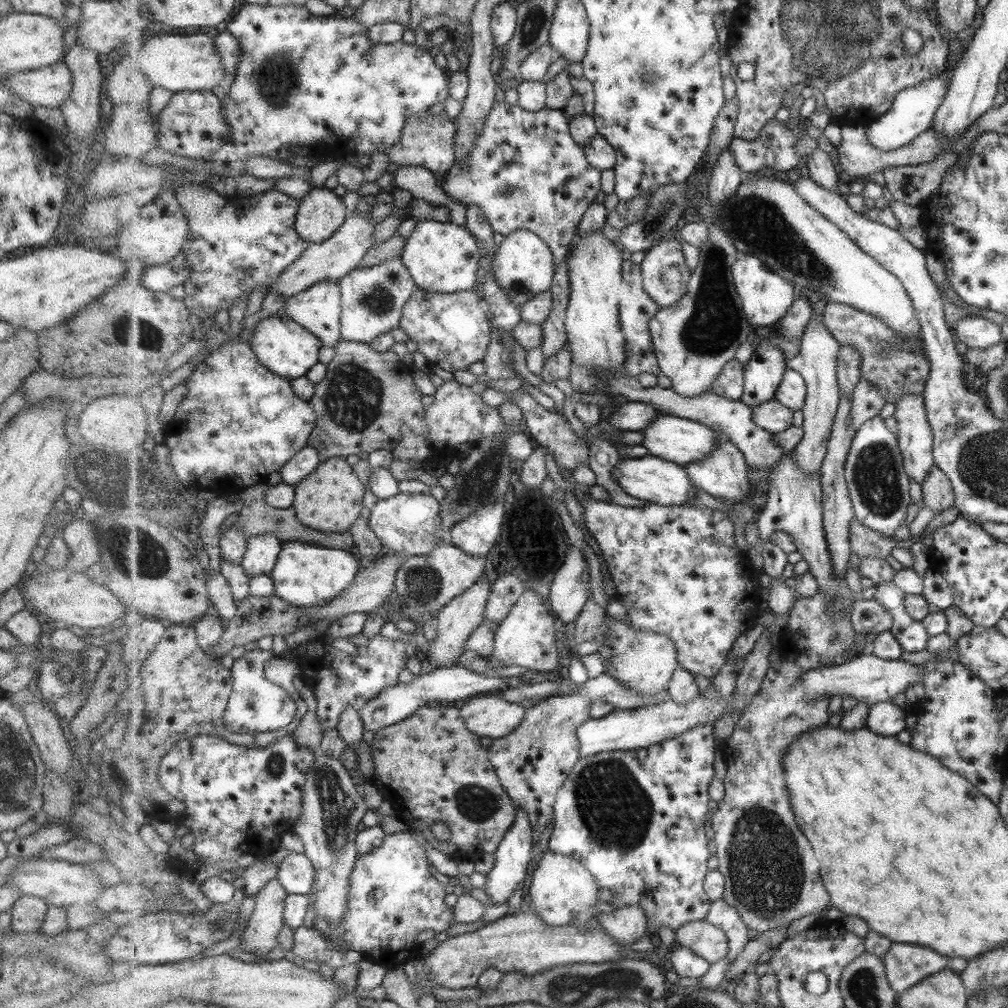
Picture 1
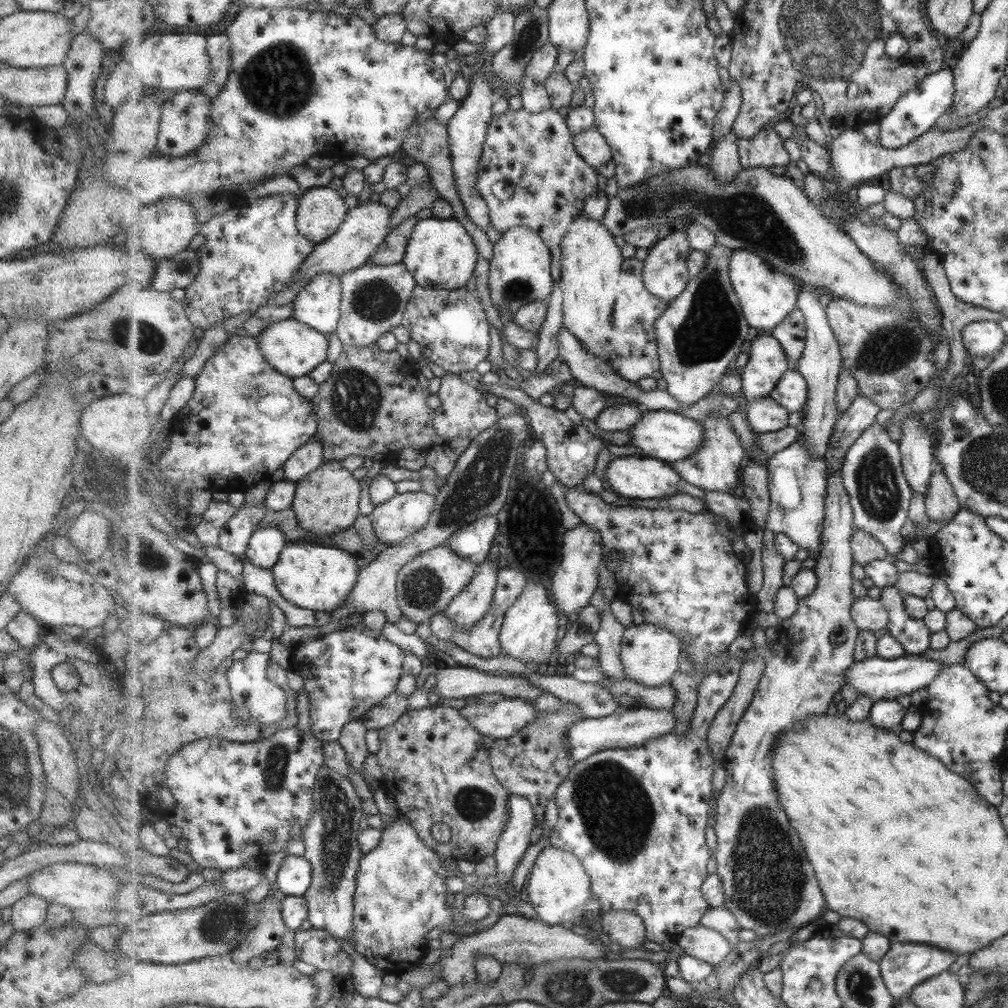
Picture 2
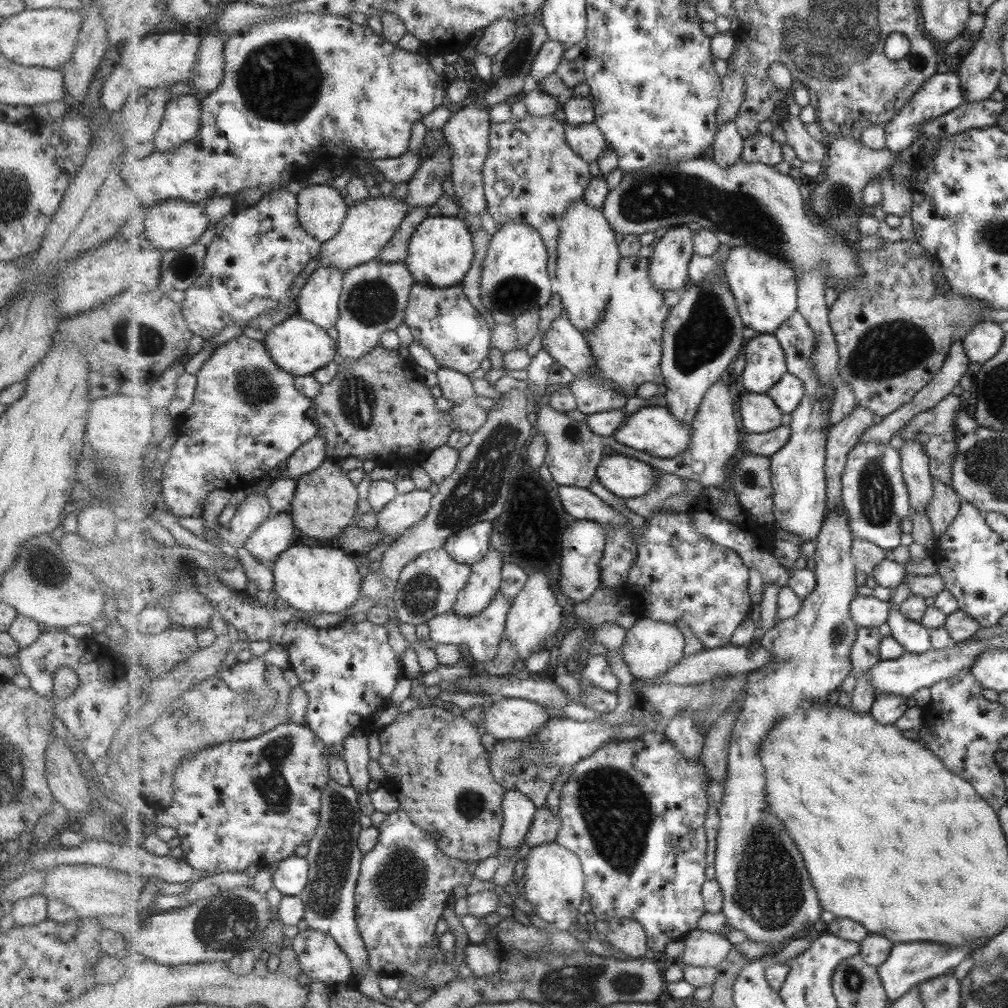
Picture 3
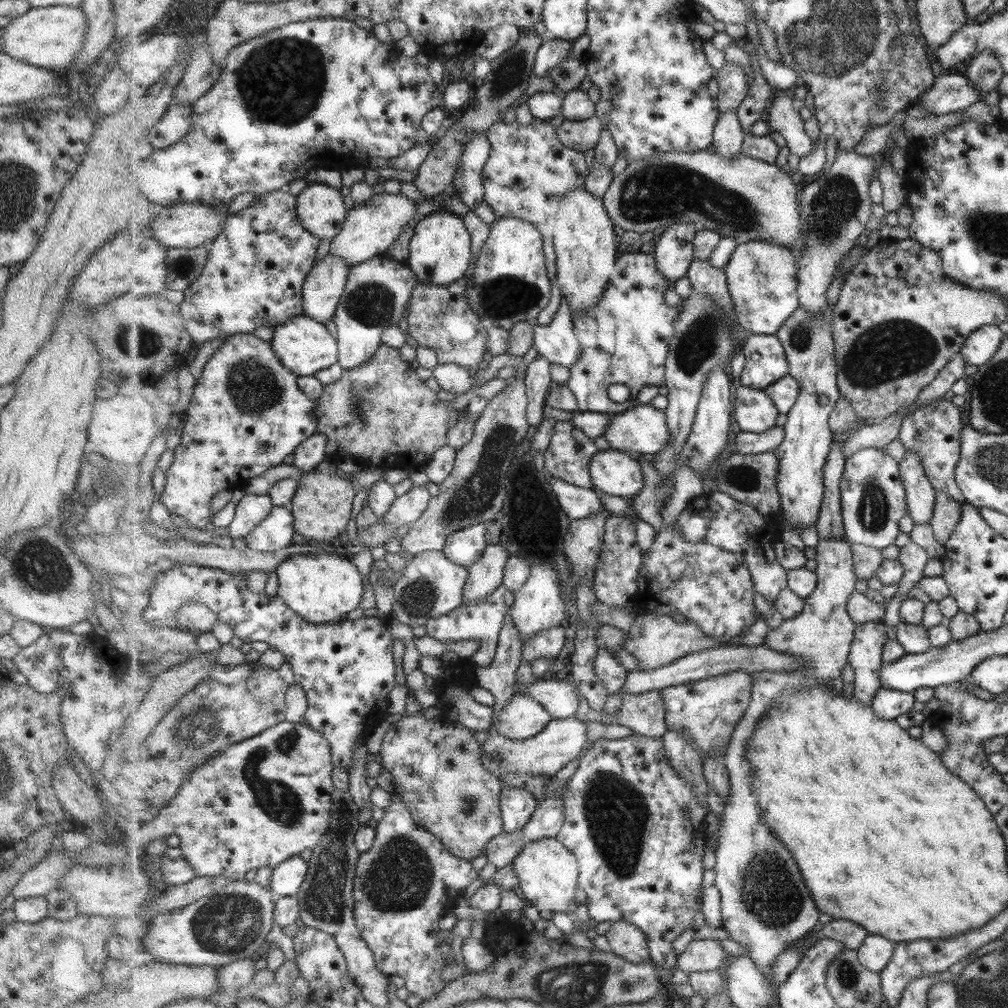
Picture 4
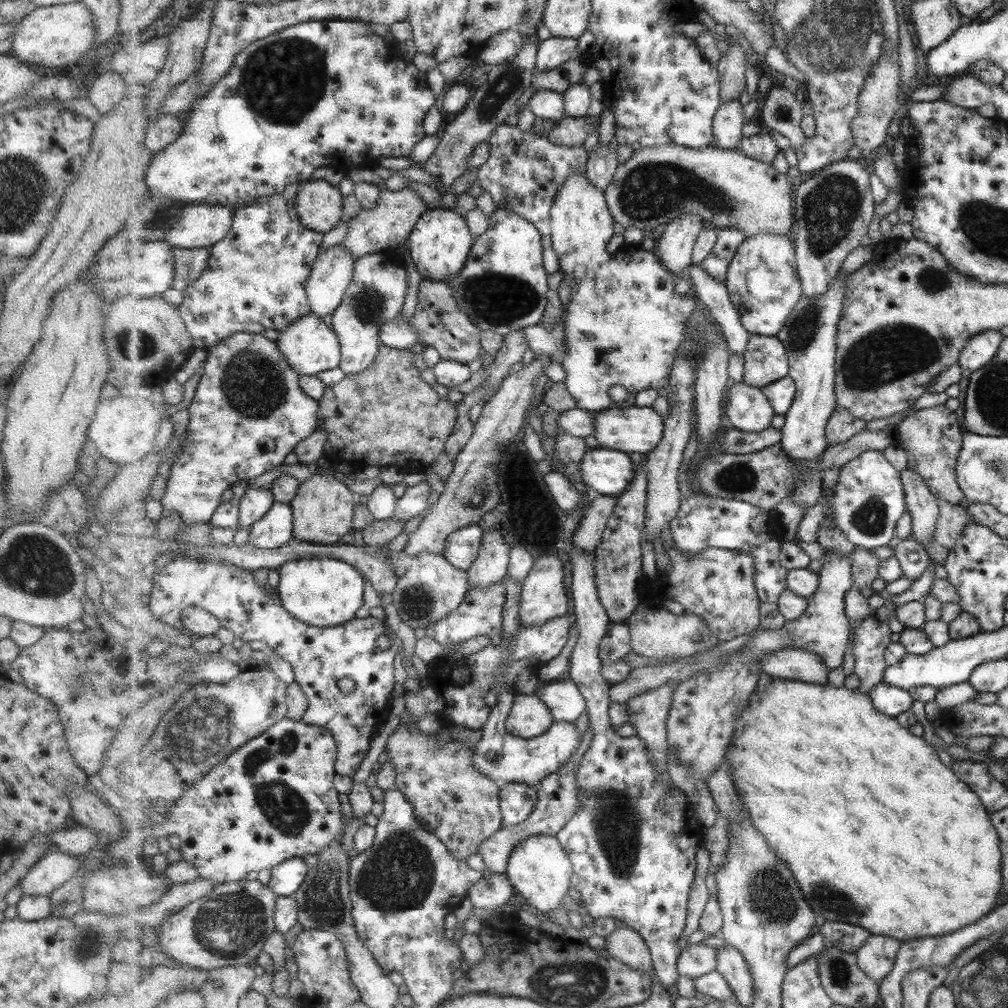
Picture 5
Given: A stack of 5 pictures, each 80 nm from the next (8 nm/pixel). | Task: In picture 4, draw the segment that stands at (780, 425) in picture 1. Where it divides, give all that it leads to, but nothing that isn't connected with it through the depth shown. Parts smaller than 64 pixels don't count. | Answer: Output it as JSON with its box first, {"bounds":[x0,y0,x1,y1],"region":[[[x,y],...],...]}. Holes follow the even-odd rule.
{"bounds":[733,385,780,434],"region":[[[741,385],[733,401],[734,420],[741,431],[761,434],[775,427],[780,412],[772,397],[764,390]]]}

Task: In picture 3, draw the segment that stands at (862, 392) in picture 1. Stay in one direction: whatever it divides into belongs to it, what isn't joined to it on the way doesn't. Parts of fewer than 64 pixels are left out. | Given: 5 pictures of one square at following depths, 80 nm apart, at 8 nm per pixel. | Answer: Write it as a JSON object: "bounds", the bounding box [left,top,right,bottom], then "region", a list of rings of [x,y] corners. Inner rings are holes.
{"bounds":[826,406,873,517],"region":[[[858,406],[856,409],[839,424],[831,426],[828,438],[828,459],[826,460],[826,476],[828,479],[828,509],[827,517],[831,510],[836,510],[842,504],[842,478],[846,471],[846,464],[851,450],[855,448],[859,439],[865,434],[865,431],[873,426],[873,415],[868,408]]]}

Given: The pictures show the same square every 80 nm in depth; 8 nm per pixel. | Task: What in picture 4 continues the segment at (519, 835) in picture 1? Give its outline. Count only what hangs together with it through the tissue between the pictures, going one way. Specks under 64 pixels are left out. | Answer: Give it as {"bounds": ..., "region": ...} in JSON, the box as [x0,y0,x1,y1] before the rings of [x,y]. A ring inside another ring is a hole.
{"bounds":[500,785,539,832],"region":[[[507,785],[503,787],[500,805],[504,817],[504,832],[517,832],[531,820],[539,802],[529,789],[513,788]]]}

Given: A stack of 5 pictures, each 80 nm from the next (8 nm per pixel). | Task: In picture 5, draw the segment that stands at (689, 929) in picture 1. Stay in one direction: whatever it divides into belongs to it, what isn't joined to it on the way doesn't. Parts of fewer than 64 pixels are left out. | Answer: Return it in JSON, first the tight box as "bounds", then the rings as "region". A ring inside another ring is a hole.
{"bounds":[678,943,717,979],"region":[[[703,943],[688,945],[678,960],[678,971],[692,979],[701,978],[717,968],[717,948]]]}

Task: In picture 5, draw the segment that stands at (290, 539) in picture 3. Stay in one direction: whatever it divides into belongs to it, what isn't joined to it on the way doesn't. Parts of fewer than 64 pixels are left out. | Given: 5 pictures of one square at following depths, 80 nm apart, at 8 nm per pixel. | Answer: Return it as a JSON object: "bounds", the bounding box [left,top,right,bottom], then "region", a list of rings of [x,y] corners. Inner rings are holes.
{"bounds":[249,502,294,548],"region":[[[276,502],[268,514],[253,524],[249,542],[259,548],[280,548],[294,537],[294,512],[290,503]]]}

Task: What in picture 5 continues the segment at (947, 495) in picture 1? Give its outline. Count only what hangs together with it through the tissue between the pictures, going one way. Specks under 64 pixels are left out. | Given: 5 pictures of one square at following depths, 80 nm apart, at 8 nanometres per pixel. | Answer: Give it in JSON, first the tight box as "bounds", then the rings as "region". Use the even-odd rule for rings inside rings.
{"bounds":[933,500,968,550],"region":[[[940,500],[939,518],[936,523],[936,531],[933,532],[933,542],[947,550],[953,549],[968,523],[968,512],[962,503],[951,504]]]}

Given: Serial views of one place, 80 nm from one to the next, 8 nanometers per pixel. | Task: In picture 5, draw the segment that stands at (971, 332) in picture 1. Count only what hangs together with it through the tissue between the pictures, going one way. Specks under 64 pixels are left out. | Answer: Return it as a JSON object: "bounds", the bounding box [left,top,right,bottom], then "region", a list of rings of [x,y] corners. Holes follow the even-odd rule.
{"bounds":[956,331,1004,371],"region":[[[985,331],[968,340],[956,362],[962,370],[974,371],[987,364],[999,348],[1004,336],[999,331]]]}

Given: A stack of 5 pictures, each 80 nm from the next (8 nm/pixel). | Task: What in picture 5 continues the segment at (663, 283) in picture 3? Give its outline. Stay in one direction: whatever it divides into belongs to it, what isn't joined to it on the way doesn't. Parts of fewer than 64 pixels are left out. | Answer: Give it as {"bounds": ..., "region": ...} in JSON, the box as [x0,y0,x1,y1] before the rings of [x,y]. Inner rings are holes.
{"bounds":[656,214,705,277],"region":[[[685,214],[666,225],[664,232],[656,238],[656,255],[661,262],[679,277],[685,275],[687,268],[693,265],[692,256],[701,231],[705,229],[703,219],[699,215]]]}

